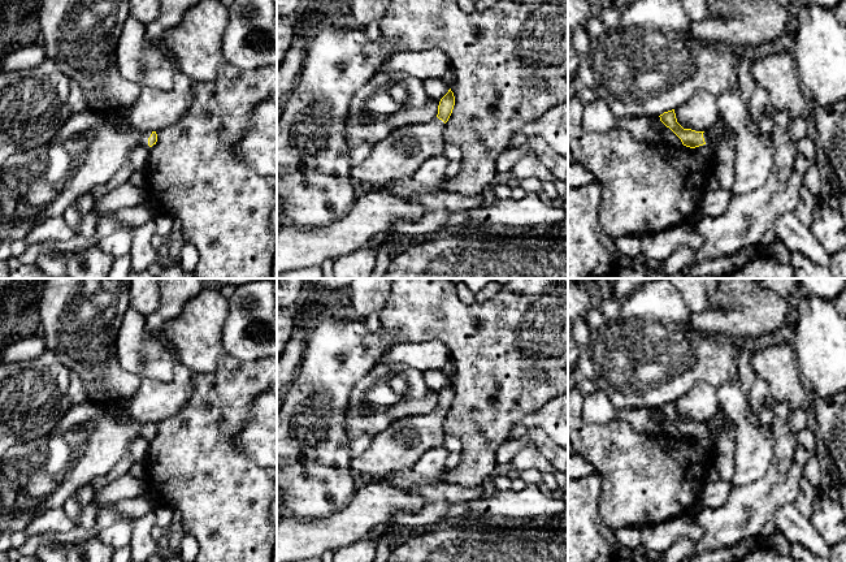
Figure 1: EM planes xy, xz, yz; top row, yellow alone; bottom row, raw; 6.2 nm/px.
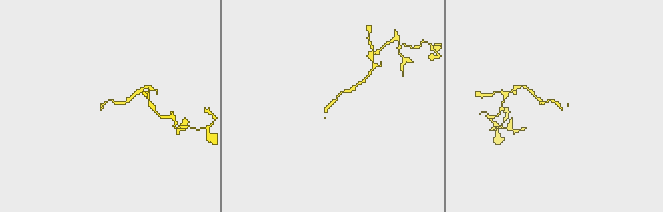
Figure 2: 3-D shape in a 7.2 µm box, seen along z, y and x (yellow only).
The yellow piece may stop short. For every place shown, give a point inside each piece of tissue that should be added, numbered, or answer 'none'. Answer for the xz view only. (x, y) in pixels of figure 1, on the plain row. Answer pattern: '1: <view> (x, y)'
1: xz (398, 448)

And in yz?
1: yz (708, 429)

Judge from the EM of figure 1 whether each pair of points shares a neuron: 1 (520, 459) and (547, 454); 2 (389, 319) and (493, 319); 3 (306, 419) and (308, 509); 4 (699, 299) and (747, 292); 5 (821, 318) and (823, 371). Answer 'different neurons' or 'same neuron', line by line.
1: different neurons
2: same neuron
3: same neuron
4: different neurons
5: same neuron

